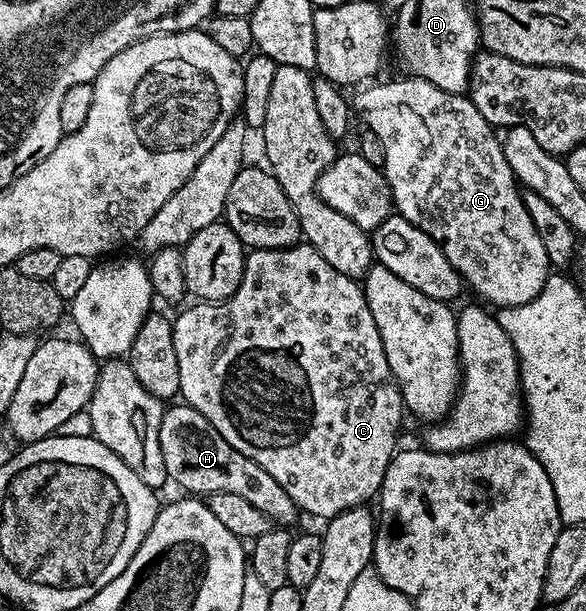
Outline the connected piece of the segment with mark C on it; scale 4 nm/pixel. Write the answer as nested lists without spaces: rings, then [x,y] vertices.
[[[306,244],[286,246],[283,250],[252,249],[245,260],[243,279],[237,292],[225,302],[214,304],[195,304],[188,310],[183,310],[173,318],[173,346],[177,348],[177,368],[181,372],[179,394],[186,405],[192,406],[237,452],[249,456],[293,500],[293,504],[300,511],[312,514],[315,518],[330,520],[336,518],[354,506],[361,506],[378,495],[383,487],[385,472],[389,468],[391,459],[397,453],[395,441],[399,438],[399,425],[403,422],[405,407],[403,393],[399,390],[397,380],[389,368],[389,360],[385,356],[385,348],[381,344],[381,336],[377,332],[377,324],[373,320],[373,312],[369,312],[369,304],[363,295],[363,287],[358,281],[333,268],[333,264],[325,264],[325,260],[313,247]]]

